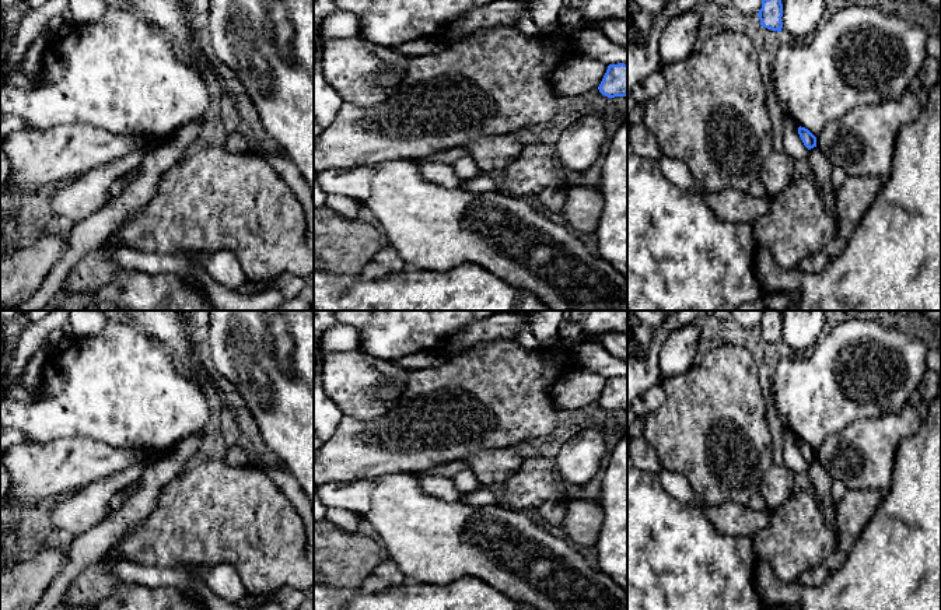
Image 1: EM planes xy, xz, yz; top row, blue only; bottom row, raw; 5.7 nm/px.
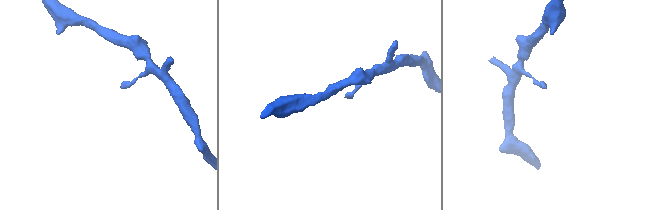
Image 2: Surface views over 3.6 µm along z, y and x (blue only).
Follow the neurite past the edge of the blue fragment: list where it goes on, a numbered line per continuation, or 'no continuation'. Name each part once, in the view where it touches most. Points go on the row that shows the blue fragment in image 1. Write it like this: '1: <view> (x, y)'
no continuation

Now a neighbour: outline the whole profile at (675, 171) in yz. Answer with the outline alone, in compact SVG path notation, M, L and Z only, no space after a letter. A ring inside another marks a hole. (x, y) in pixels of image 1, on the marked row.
M662 155L657 162L660 164L662 173L671 183L676 185L681 189L688 189L699 194L704 192L703 185L695 179L686 164L683 164L682 161Z

